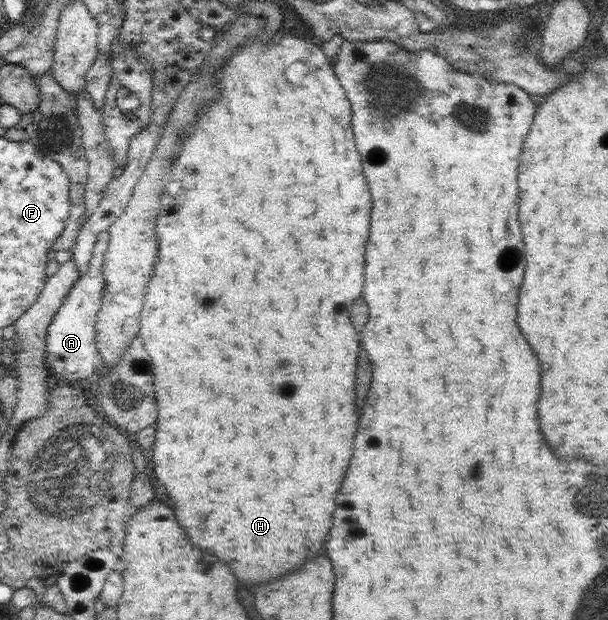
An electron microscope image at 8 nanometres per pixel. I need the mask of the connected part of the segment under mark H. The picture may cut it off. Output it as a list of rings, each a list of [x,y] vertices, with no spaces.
[[[296,29],[292,31],[284,30],[283,33],[273,40],[265,40],[263,36],[255,36],[252,40],[241,40],[243,46],[234,48],[231,57],[227,60],[217,72],[215,72],[215,82],[219,86],[219,96],[207,102],[203,102],[201,112],[197,114],[199,119],[190,128],[187,133],[187,142],[181,144],[180,155],[174,157],[173,167],[166,177],[164,186],[161,191],[160,210],[155,220],[155,231],[159,240],[159,253],[155,264],[154,274],[148,281],[146,286],[146,296],[141,310],[141,325],[139,328],[139,336],[142,345],[146,346],[145,350],[150,356],[154,368],[154,390],[156,392],[155,402],[157,404],[157,420],[155,443],[149,453],[149,462],[151,463],[154,477],[158,478],[160,485],[166,486],[168,496],[172,496],[174,502],[174,514],[178,518],[178,522],[182,524],[182,528],[186,530],[186,534],[190,536],[192,544],[208,550],[212,556],[220,558],[220,560],[230,560],[226,562],[232,572],[236,574],[238,582],[242,584],[256,584],[256,582],[266,582],[266,580],[274,580],[278,576],[290,574],[292,570],[300,568],[310,556],[318,556],[324,552],[324,544],[328,542],[328,534],[330,534],[330,526],[332,526],[332,514],[336,510],[336,492],[342,486],[346,468],[350,464],[352,458],[352,448],[354,448],[354,434],[358,430],[358,412],[356,412],[356,354],[358,354],[358,336],[356,330],[350,322],[350,306],[356,302],[356,298],[362,294],[364,288],[364,248],[366,248],[366,240],[368,240],[368,228],[370,228],[370,212],[372,212],[372,198],[370,198],[370,190],[368,190],[368,182],[362,174],[362,164],[360,164],[360,154],[354,146],[354,136],[352,136],[352,126],[350,126],[350,102],[346,98],[346,92],[342,90],[338,77],[333,69],[333,60],[328,59],[322,47],[314,44],[316,39],[305,39],[296,34]]]

